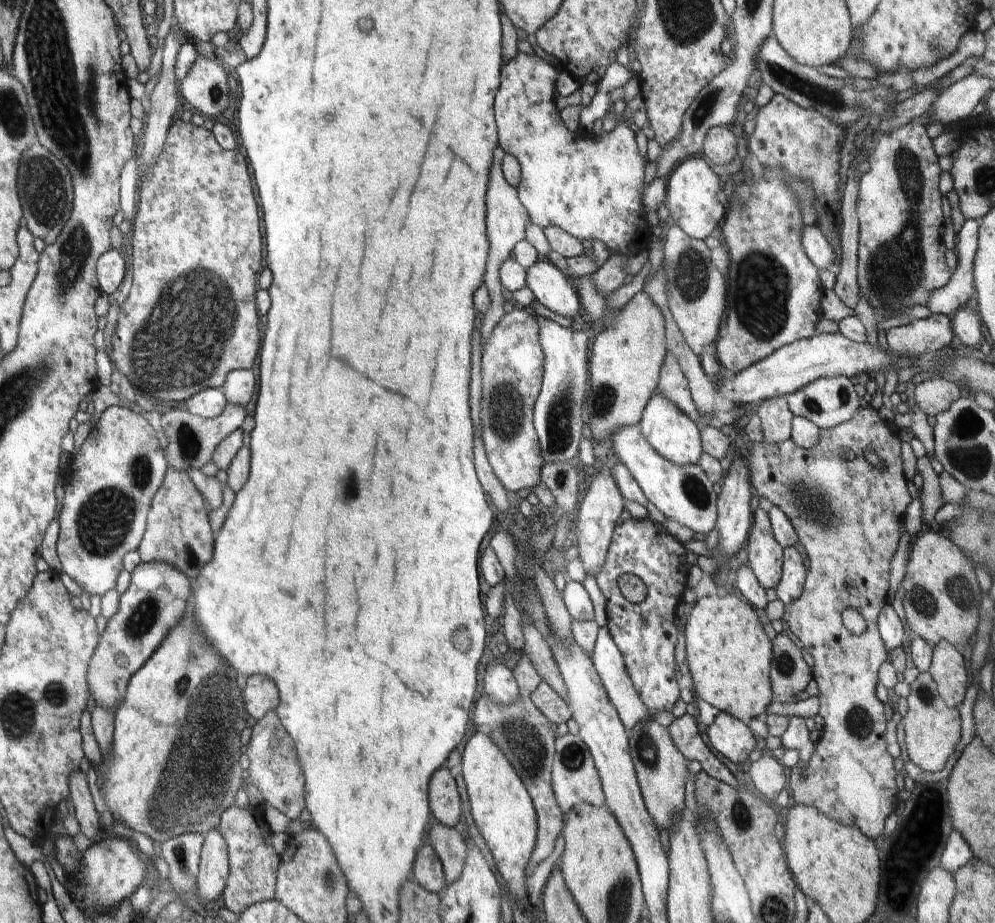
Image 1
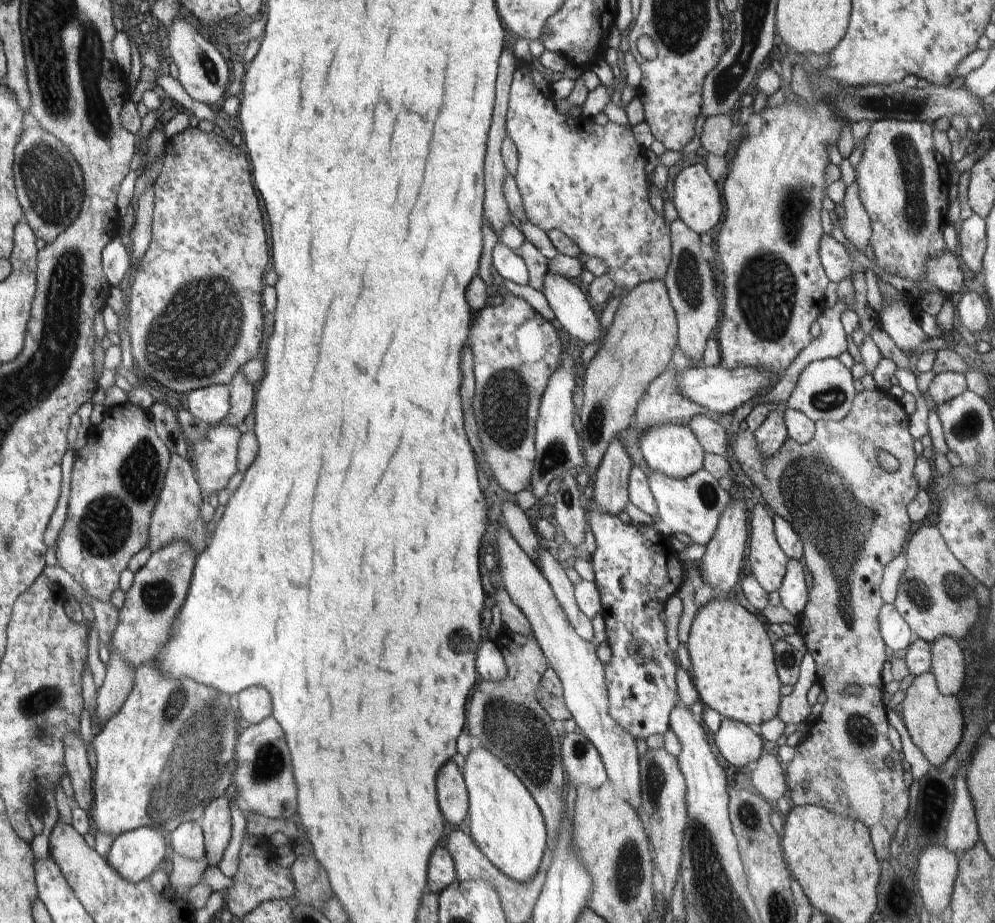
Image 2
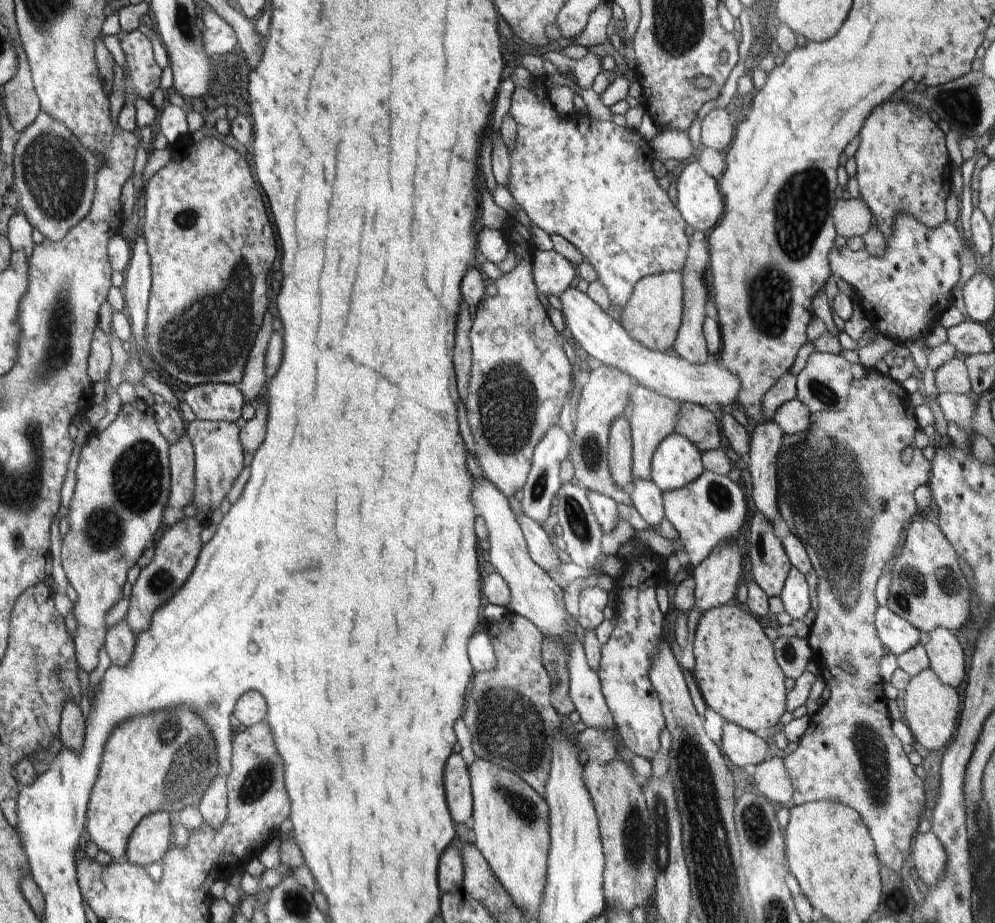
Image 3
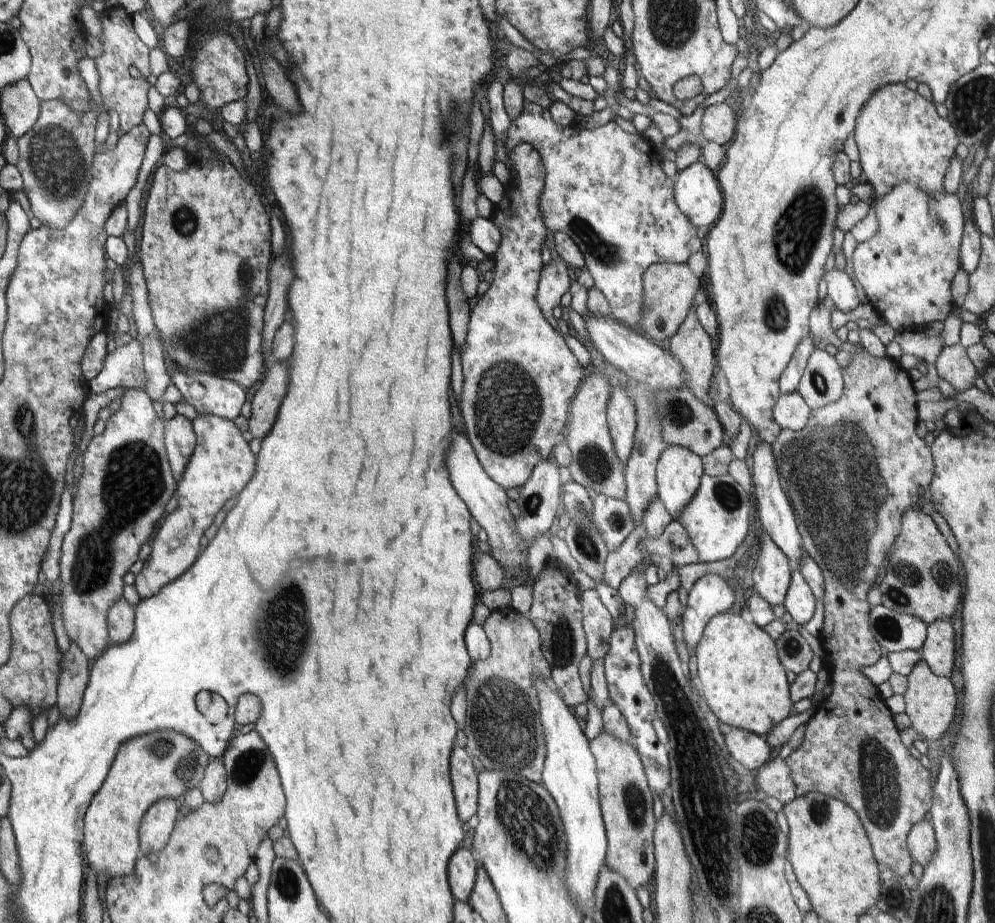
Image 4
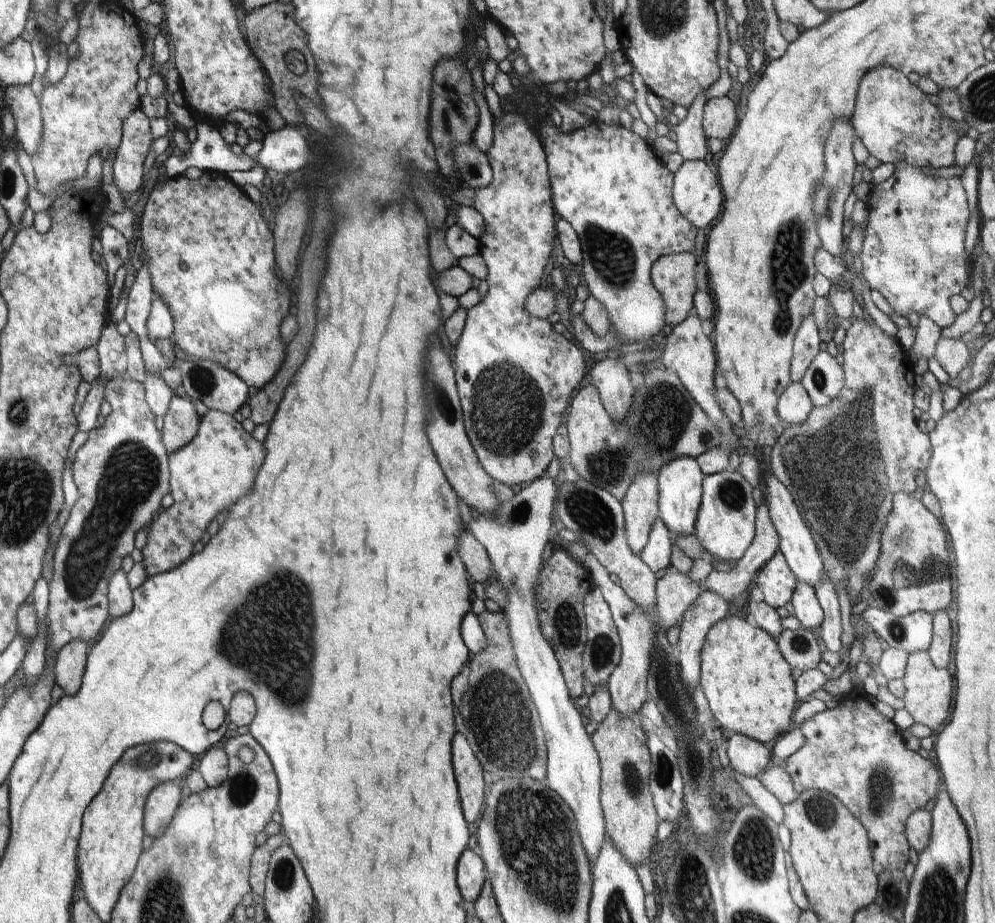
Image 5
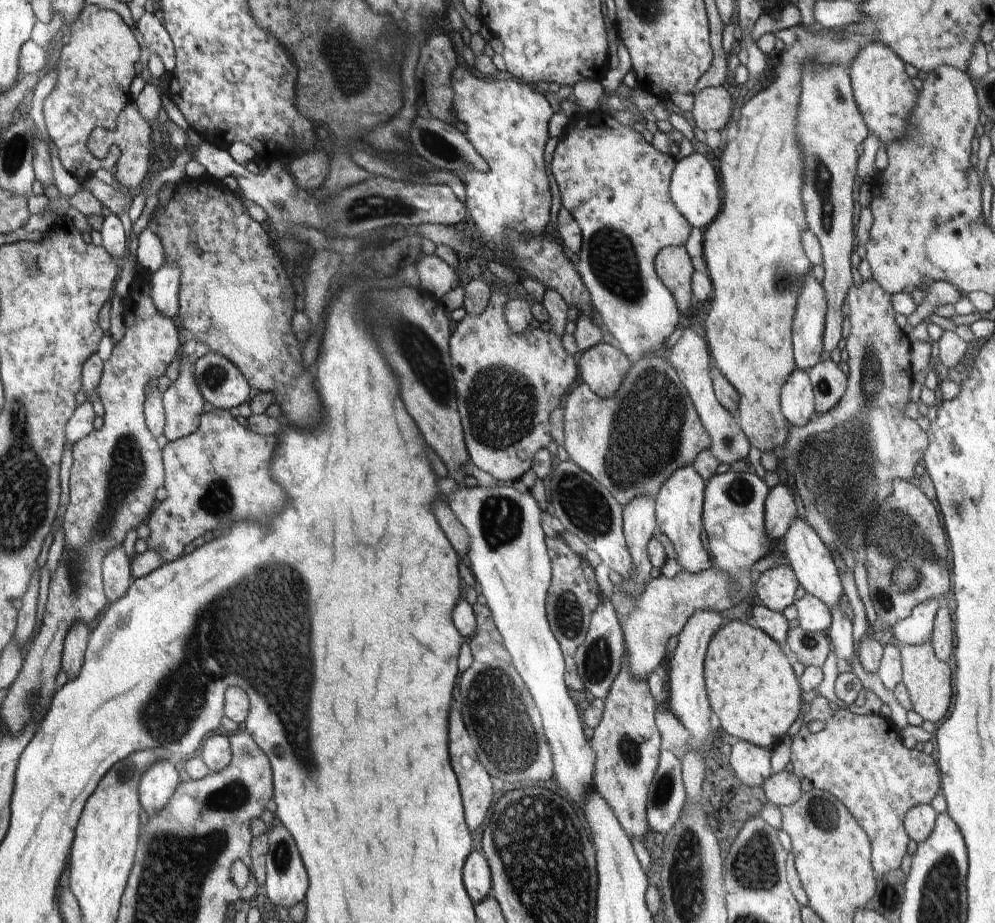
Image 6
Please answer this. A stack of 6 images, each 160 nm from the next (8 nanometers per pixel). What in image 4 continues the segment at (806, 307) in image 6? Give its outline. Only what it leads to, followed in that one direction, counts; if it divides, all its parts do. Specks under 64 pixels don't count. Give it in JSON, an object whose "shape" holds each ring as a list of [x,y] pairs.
{"shape":[[[810,334],[802,336],[802,342],[796,346],[794,355],[780,378],[780,395],[798,391],[799,383],[805,372],[807,362],[810,356],[812,356],[812,352],[816,349]]]}

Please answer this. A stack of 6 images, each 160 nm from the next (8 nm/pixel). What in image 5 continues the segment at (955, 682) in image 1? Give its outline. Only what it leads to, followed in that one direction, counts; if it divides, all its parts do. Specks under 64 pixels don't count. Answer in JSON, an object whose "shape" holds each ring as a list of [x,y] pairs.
{"shape":[[[946,611],[933,614],[933,637],[927,650],[932,664],[936,668],[947,670],[952,652],[952,631],[950,619]]]}

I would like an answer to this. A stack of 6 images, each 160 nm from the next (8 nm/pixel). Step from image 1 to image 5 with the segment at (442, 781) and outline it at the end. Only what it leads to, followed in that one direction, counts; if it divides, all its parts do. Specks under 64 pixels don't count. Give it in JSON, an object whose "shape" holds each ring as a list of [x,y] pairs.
{"shape":[[[456,734],[452,740],[452,764],[464,818],[468,824],[476,822],[482,816],[482,804],[484,804],[484,780],[482,780],[484,770],[474,758],[468,740],[462,734]]]}

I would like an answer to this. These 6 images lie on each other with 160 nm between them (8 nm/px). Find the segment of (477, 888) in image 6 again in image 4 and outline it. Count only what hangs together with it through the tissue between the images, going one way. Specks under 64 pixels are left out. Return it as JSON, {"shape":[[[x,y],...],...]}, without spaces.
{"shape":[[[460,848],[448,862],[448,885],[456,901],[468,901],[476,880],[477,855],[472,850]]]}

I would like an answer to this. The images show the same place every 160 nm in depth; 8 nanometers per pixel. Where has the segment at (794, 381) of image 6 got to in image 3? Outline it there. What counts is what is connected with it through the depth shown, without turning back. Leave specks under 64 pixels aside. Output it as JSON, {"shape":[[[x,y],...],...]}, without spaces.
{"shape":[[[793,399],[786,404],[782,404],[772,414],[772,420],[780,426],[784,434],[796,435],[813,428],[810,424],[810,416],[808,408],[800,400]]]}

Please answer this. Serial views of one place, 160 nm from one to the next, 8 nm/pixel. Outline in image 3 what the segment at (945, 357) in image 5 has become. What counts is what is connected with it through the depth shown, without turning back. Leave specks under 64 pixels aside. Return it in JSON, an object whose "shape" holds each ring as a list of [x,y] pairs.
{"shape":[[[954,358],[948,360],[936,368],[936,389],[939,394],[956,393],[960,395],[971,395],[970,378],[968,368],[964,361]]]}

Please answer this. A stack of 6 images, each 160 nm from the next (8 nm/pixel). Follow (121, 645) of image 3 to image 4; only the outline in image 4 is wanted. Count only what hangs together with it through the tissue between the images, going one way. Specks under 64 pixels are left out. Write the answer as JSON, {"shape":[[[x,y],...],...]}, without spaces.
{"shape":[[[120,598],[114,606],[110,606],[107,615],[109,645],[124,644],[135,628],[135,608],[128,600]]]}

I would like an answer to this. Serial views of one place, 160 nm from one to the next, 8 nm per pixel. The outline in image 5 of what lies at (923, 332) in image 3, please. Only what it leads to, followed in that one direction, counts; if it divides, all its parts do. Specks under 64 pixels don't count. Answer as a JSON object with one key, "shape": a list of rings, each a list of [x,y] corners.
{"shape":[[[907,162],[896,165],[896,171],[888,180],[872,186],[872,195],[866,203],[869,218],[860,253],[860,277],[867,280],[872,291],[878,291],[886,299],[896,314],[907,318],[910,312],[918,312],[943,329],[952,326],[957,317],[950,306],[950,298],[970,285],[977,268],[964,250],[966,225],[970,217],[966,192],[959,177],[927,176],[920,167]]]}

